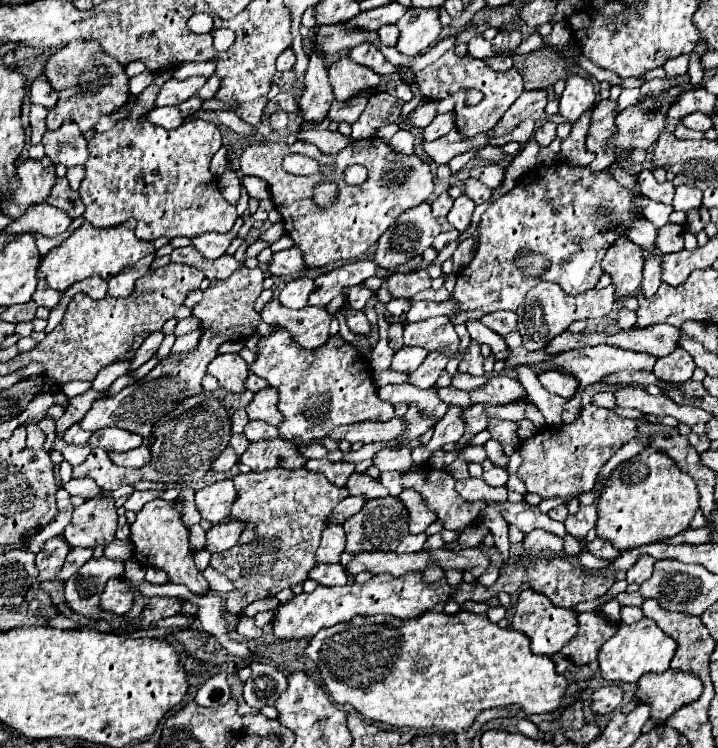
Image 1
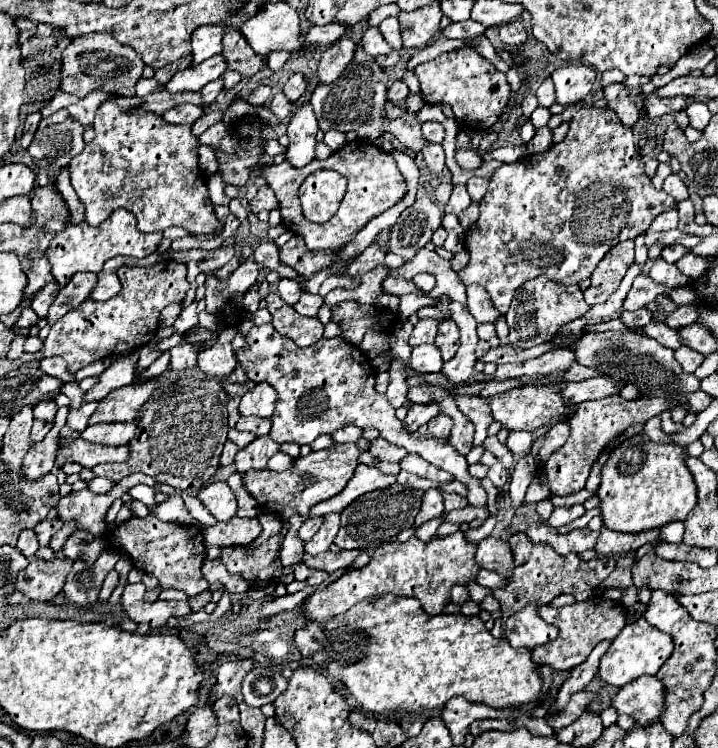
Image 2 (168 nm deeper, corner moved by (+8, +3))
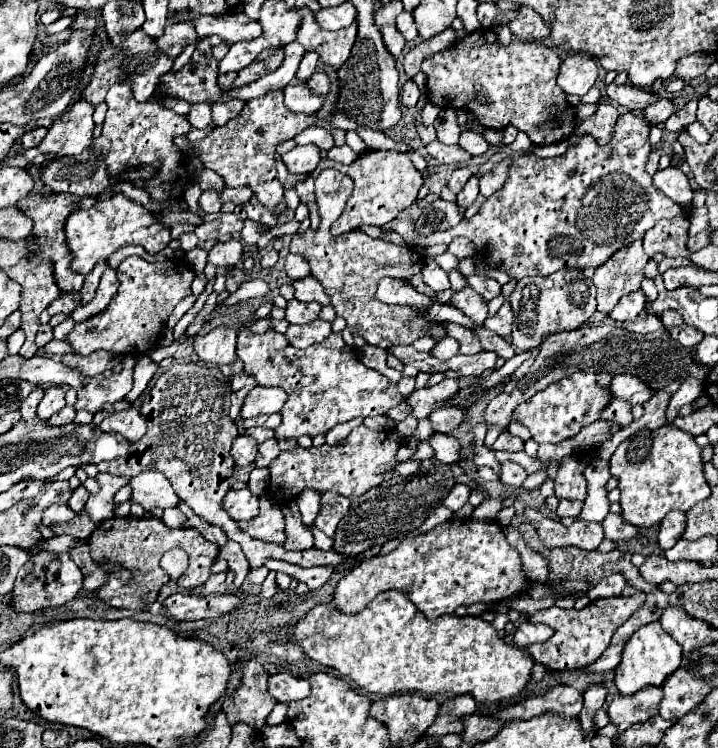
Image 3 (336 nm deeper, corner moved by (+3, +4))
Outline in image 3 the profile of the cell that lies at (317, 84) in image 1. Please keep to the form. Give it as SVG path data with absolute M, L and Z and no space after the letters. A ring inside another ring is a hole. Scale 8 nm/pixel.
M314 144L296 146L282 156L282 162L286 164L290 174L310 174L320 162L320 148L316 148Z

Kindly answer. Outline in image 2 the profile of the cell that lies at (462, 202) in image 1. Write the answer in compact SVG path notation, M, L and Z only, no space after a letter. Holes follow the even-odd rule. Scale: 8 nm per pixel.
M455 185L451 197L449 197L447 205L445 205L445 213L455 213L455 215L459 215L459 213L463 213L469 205L471 205L471 199L469 199L469 193L467 193L465 185Z

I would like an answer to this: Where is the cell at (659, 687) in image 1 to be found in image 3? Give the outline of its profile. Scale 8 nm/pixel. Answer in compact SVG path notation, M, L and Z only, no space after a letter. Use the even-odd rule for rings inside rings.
M654 686L644 688L634 696L616 696L608 708L610 724L614 724L618 732L626 732L632 724L640 724L656 716L660 700L662 688Z

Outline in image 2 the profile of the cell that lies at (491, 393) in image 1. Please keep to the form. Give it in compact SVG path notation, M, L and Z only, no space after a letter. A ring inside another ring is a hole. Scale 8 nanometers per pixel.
M523 385L517 389L509 389L505 393L497 393L489 397L489 407L493 411L493 419L503 423L505 429L525 429L525 431L537 431L545 423L555 423L561 417L569 417L573 413L571 407L567 407L561 401L557 387L543 387L543 385Z

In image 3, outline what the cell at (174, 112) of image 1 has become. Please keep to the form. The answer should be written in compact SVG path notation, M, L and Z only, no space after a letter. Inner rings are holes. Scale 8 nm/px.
M192 104L188 120L194 128L206 128L212 122L212 108L210 104Z

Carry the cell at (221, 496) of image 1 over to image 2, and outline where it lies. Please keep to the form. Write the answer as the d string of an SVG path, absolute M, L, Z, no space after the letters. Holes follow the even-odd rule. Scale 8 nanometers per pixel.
M215 481L211 485L205 485L205 489L199 489L197 497L217 521L229 521L237 513L235 493L225 481Z

